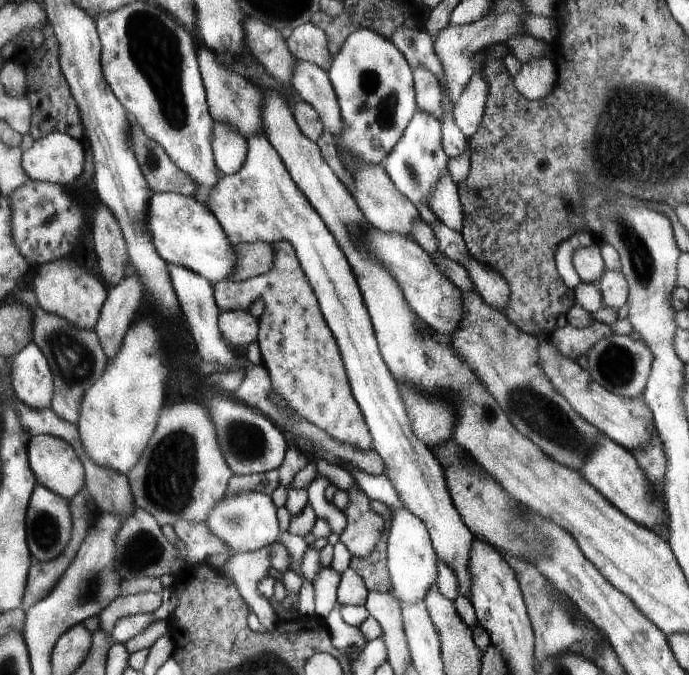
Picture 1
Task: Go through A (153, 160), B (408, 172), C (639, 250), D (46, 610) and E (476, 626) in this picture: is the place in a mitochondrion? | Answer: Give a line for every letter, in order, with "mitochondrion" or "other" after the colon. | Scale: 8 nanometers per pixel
A: mitochondrion
B: mitochondrion
C: mitochondrion
D: other
E: other

